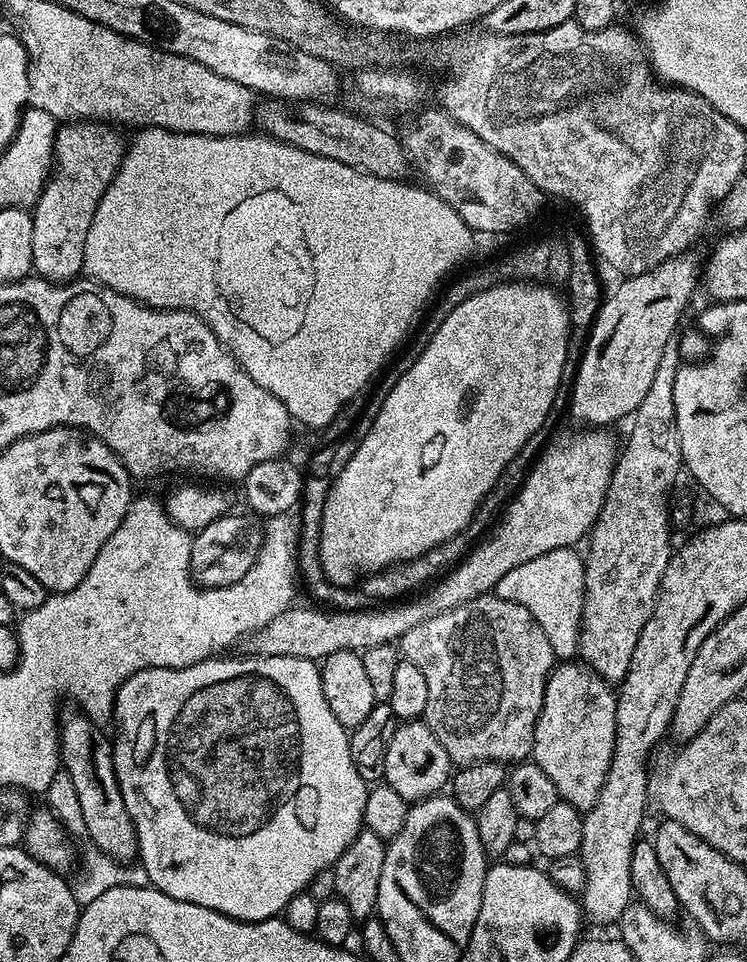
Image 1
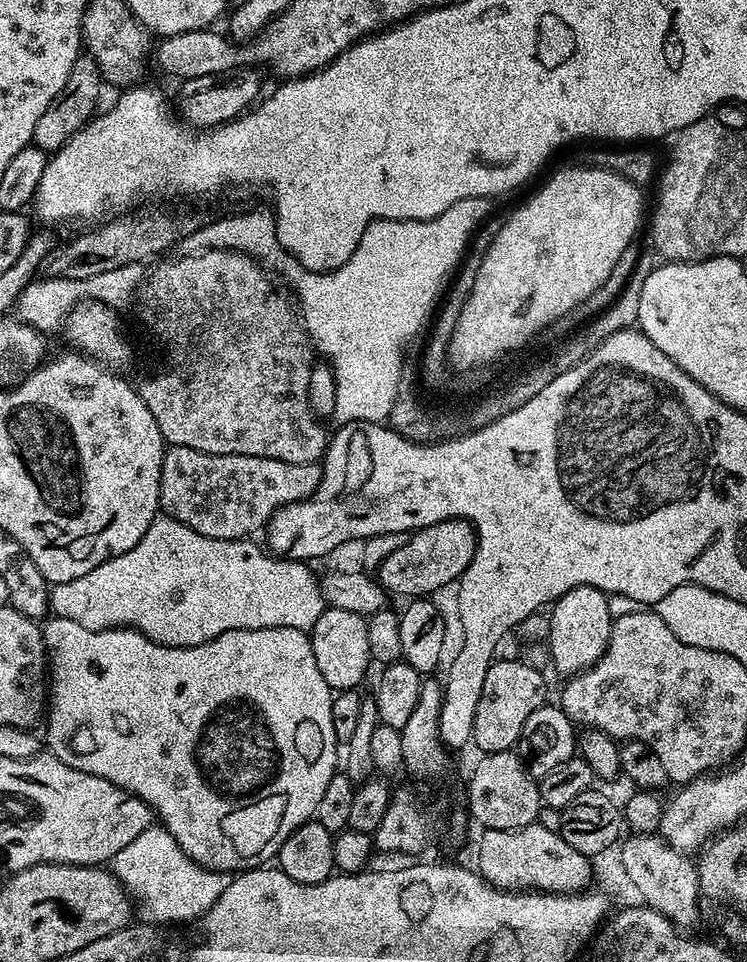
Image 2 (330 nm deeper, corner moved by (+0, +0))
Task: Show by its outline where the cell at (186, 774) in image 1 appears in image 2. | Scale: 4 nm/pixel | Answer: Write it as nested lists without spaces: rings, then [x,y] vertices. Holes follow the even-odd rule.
[[[58,615],[45,619],[42,624],[42,631],[44,633],[46,664],[50,669],[50,703],[46,708],[46,725],[48,724],[47,751],[62,762],[66,762],[66,766],[70,766],[74,770],[82,770],[86,774],[94,774],[98,778],[106,778],[106,782],[114,782],[114,786],[118,786],[127,792],[133,792],[138,799],[145,800],[148,807],[152,809],[155,819],[172,835],[174,842],[178,842],[178,846],[182,846],[182,850],[191,860],[198,862],[203,868],[209,868],[215,872],[225,874],[239,874],[247,872],[250,868],[263,868],[269,862],[277,859],[280,847],[299,827],[302,827],[302,825],[315,817],[318,804],[322,800],[322,794],[326,791],[326,786],[329,785],[332,776],[338,772],[338,752],[336,756],[338,741],[334,734],[334,722],[330,718],[334,692],[333,689],[328,687],[326,678],[322,678],[322,670],[318,670],[318,662],[314,662],[312,638],[305,629],[255,628],[254,630],[230,630],[226,634],[218,634],[218,638],[214,638],[210,642],[199,644],[198,646],[190,646],[189,648],[171,648],[165,644],[159,644],[150,638],[146,638],[134,628],[111,628],[101,632],[86,630],[86,626],[78,626],[78,622],[70,622],[70,618],[62,618]]]

